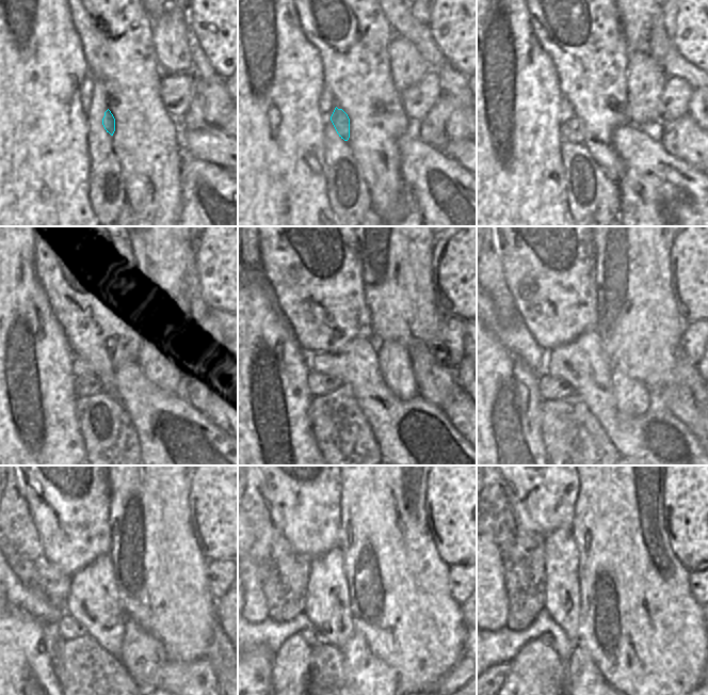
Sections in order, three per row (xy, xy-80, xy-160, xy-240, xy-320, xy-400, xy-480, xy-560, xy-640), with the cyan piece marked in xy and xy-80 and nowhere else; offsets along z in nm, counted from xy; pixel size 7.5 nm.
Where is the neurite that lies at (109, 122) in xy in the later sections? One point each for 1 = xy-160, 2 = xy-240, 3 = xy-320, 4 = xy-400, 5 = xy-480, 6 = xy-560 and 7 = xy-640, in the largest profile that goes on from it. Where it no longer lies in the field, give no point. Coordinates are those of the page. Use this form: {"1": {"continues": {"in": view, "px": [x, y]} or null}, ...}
{"1": {"continues": {"in": "xy-160", "px": [573, 130]}}, "2": {"continues": {"in": "xy-240", "px": [85, 384]}}, "3": {"continues": {"in": "xy-320", "px": [320, 384]}}, "4": {"continues": {"in": "xy-400", "px": [551, 388]}}, "5": {"continues": {"in": "xy-480", "px": [69, 628]}}, "6": {"continues": {"in": "xy-560", "px": [309, 636]}}, "7": {"continues": {"in": "xy-640", "px": [547, 637]}}}

